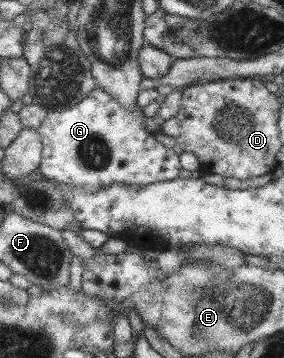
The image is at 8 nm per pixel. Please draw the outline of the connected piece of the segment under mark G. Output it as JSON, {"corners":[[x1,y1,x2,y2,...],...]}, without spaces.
{"corners":[[99,87,62,112,48,112,36,129,43,138,40,174,44,179,81,188,85,193,112,185,141,187,178,178,180,154,156,140,144,128,144,118,140,107,126,108]]}

